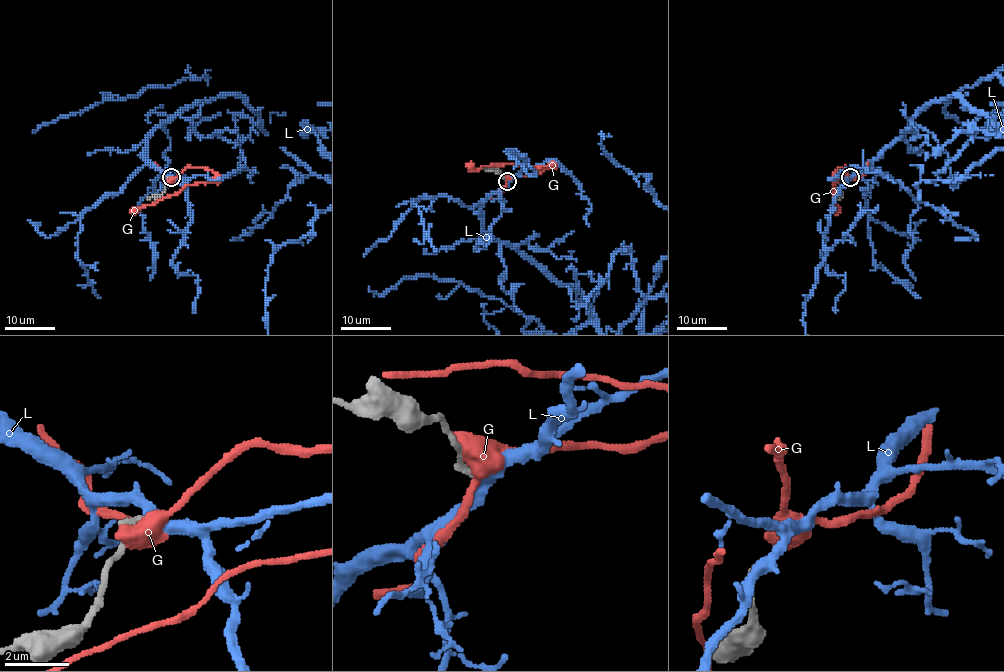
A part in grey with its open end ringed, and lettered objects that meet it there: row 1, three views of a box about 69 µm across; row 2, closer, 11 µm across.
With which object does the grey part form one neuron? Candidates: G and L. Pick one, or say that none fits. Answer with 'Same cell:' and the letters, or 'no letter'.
Same cell: no letter

